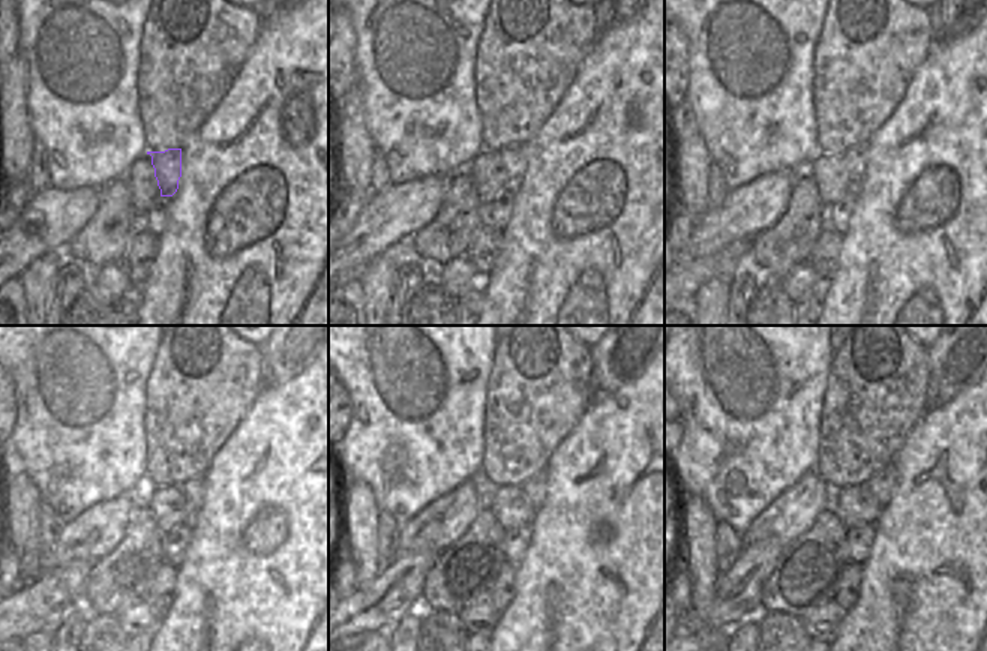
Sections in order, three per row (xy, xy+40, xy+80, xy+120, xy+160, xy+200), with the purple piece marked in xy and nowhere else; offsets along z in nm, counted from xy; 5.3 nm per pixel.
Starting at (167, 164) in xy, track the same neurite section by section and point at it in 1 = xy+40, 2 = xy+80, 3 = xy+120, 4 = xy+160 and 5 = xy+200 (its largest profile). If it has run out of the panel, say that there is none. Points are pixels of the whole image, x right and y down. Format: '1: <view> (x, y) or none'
1: xy+40 (512, 159)
2: xy+80 (854, 158)
3: xy+120 (194, 489)
4: xy+160 (534, 488)
5: xy+200 (881, 485)

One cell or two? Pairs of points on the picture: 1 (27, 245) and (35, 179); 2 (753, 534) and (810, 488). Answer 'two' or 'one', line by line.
1: two
2: one

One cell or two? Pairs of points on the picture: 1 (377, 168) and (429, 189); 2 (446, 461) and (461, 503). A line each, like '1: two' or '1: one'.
1: two
2: two

